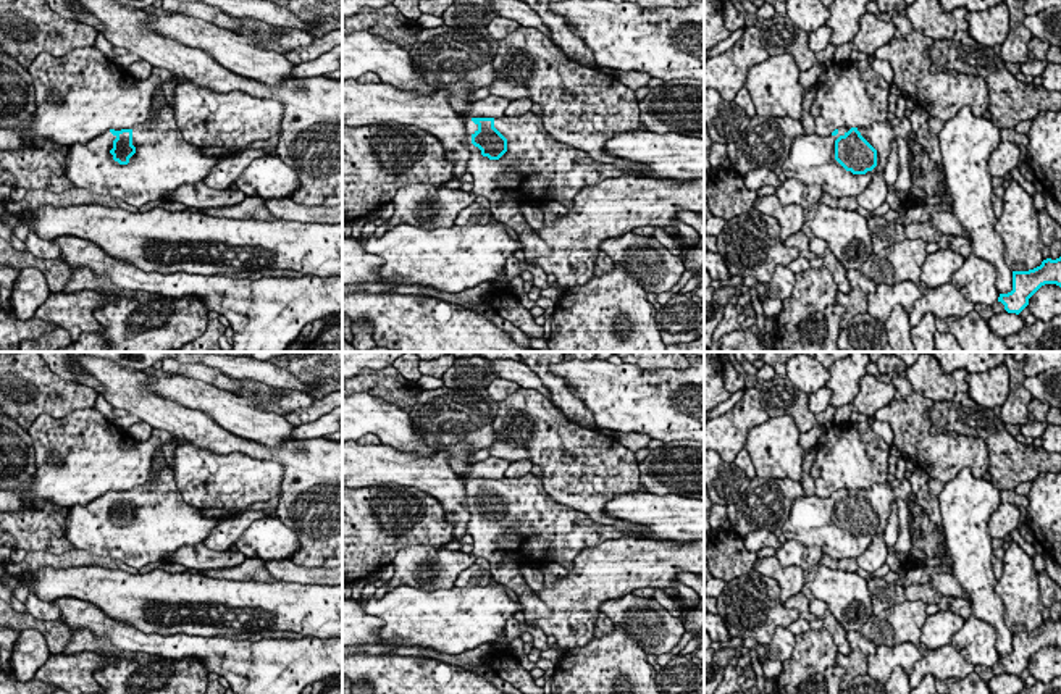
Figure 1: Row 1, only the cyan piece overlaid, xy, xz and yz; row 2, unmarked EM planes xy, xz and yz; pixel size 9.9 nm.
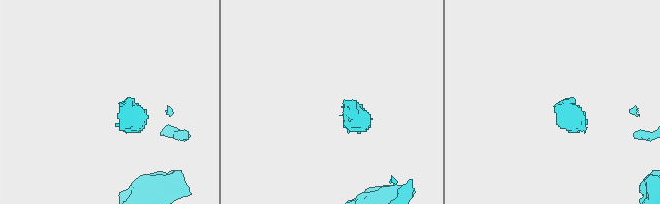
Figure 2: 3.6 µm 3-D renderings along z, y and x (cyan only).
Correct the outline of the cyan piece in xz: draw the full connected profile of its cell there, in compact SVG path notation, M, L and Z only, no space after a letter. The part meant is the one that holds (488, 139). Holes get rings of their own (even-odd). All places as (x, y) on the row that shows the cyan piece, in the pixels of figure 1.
M531 111L515 118L468 116L465 132L472 194L486 197L494 219L517 232L528 265L551 249L525 221L522 205L560 202L568 208L581 189L609 178L641 178L643 171L656 179L704 179L704 139L677 132L638 128L609 139L604 152L635 161L635 169L598 163L586 152L560 144Z

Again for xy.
M165 105L152 123L132 129L110 129L86 144L74 144L66 155L66 178L74 187L100 199L123 200L132 207L165 199L184 184L203 181L221 155L207 157L202 147L186 142L178 128L173 107Z

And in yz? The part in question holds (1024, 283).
M1061 257L1046 258L1029 271L1013 271L1013 291L1000 294L998 302L1004 305L1008 313L1019 315L1029 305L1029 299L1045 284L1061 287Z

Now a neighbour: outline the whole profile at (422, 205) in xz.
M410 184L400 187L392 202L394 213L388 231L397 224L421 229L452 228L459 213L472 205L472 192L431 184Z

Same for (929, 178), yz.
M922 148L914 160L919 165L919 176L914 178L911 173L911 181L912 184L924 190L929 197L935 197L935 190L938 187L940 182L945 182L945 173L943 168L938 169L929 158L929 155L925 153L925 150Z

